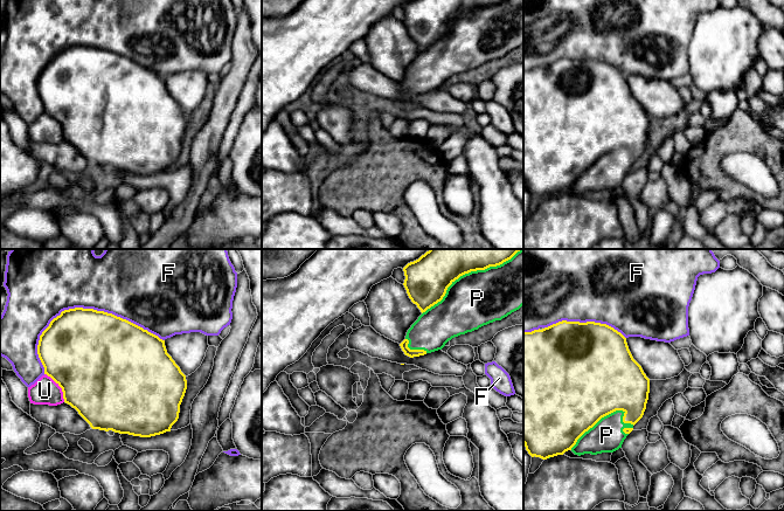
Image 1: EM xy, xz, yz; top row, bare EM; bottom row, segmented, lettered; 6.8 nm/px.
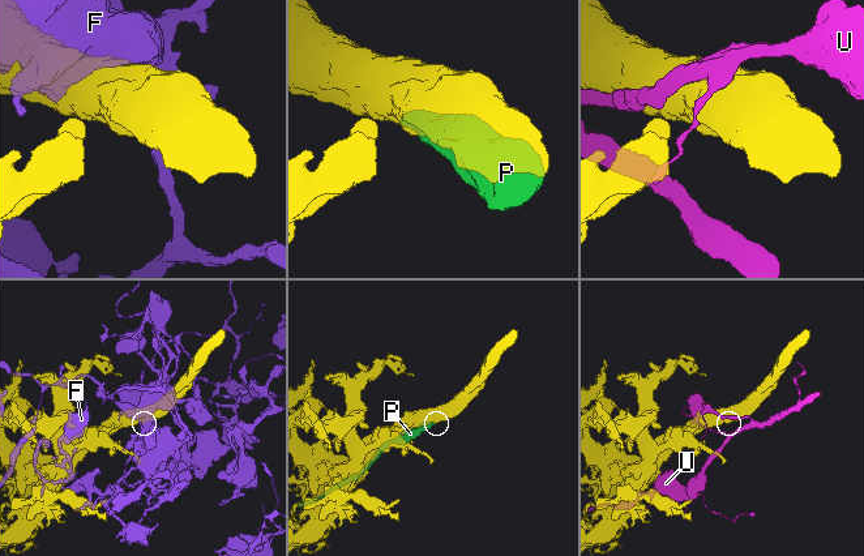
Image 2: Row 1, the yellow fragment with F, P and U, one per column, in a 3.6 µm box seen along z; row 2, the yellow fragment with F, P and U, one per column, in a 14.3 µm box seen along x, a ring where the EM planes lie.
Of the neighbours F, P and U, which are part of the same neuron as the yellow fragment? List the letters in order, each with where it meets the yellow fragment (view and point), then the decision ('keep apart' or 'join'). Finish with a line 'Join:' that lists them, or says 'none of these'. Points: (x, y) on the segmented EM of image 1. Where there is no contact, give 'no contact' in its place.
F: contact xy (91, 309); keep apart
P: contact xz (469, 271); join
U: contact xy (60, 386); keep apart
Join: P

